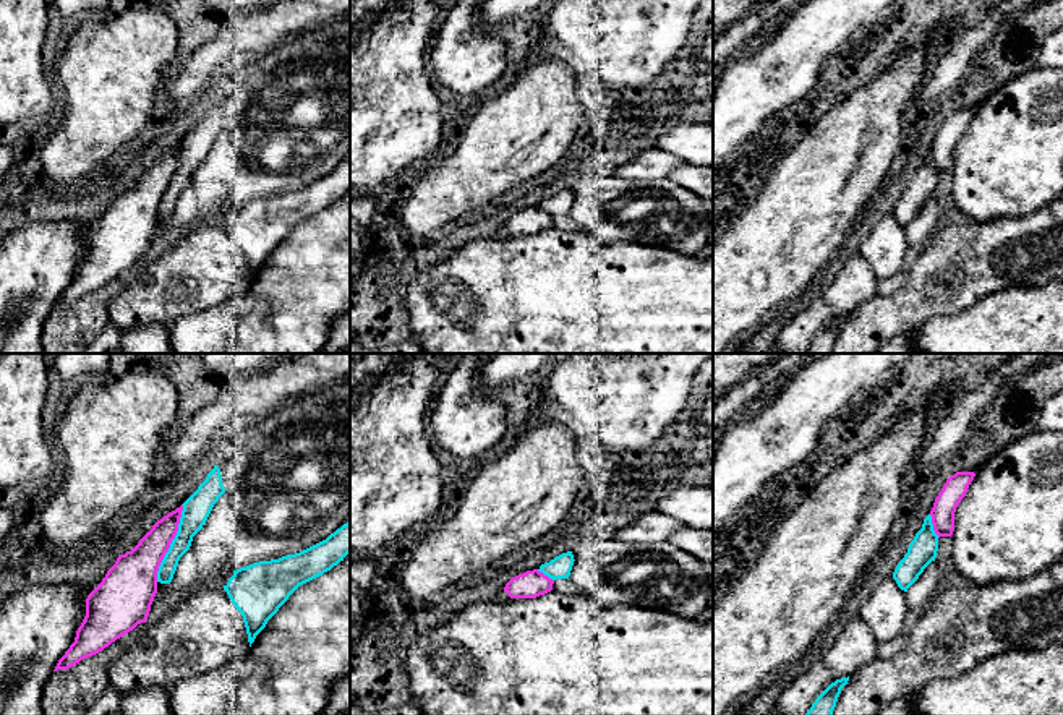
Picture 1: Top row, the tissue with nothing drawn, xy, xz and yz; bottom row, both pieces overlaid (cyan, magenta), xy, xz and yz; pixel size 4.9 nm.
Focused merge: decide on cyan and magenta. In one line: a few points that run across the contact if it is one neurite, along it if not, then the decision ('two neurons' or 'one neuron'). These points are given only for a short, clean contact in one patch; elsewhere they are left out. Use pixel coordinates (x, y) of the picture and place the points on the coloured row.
two neurons

